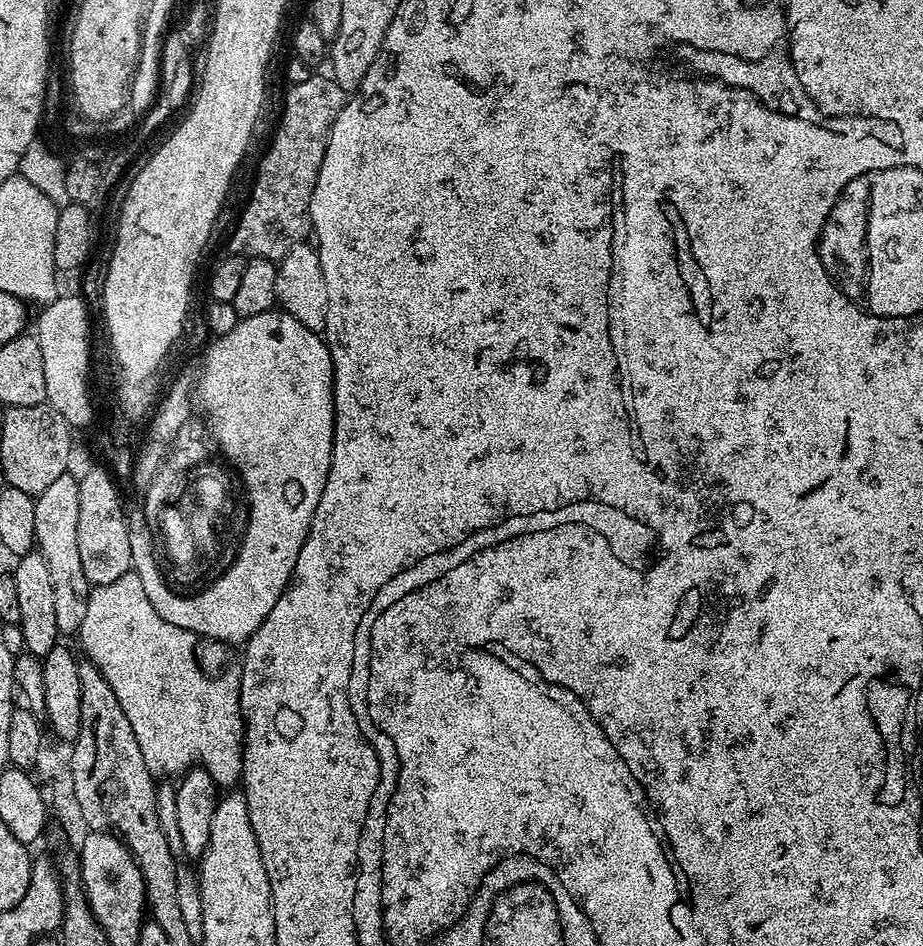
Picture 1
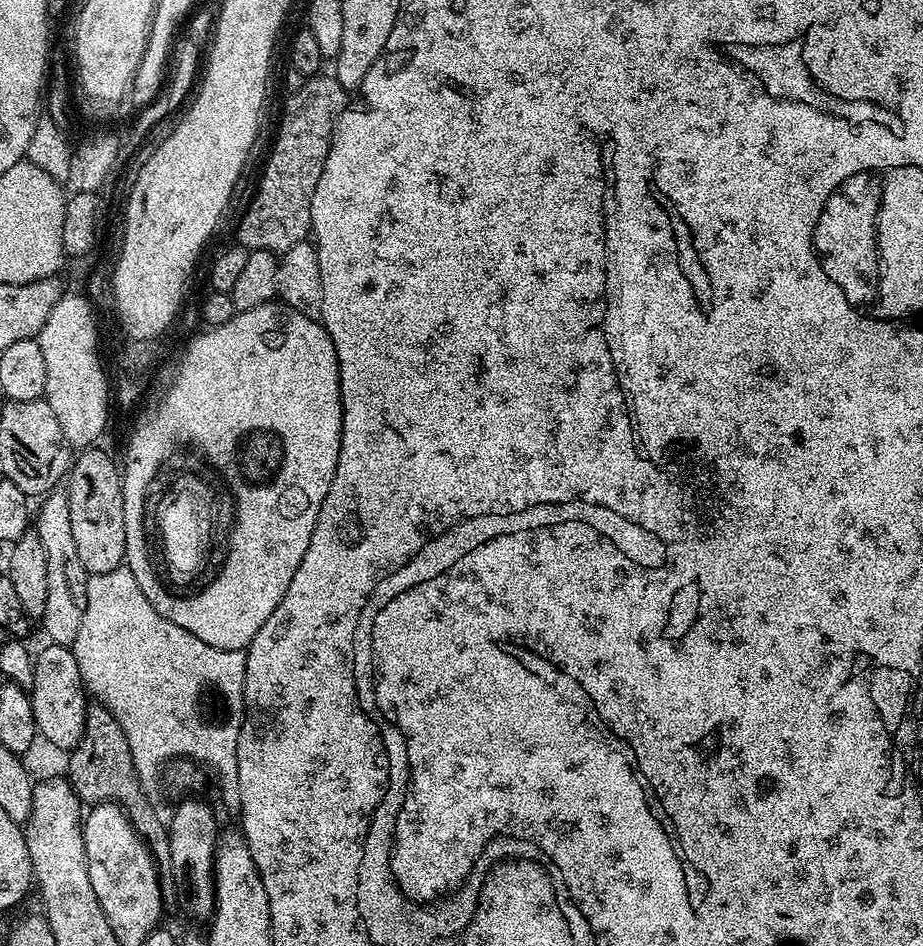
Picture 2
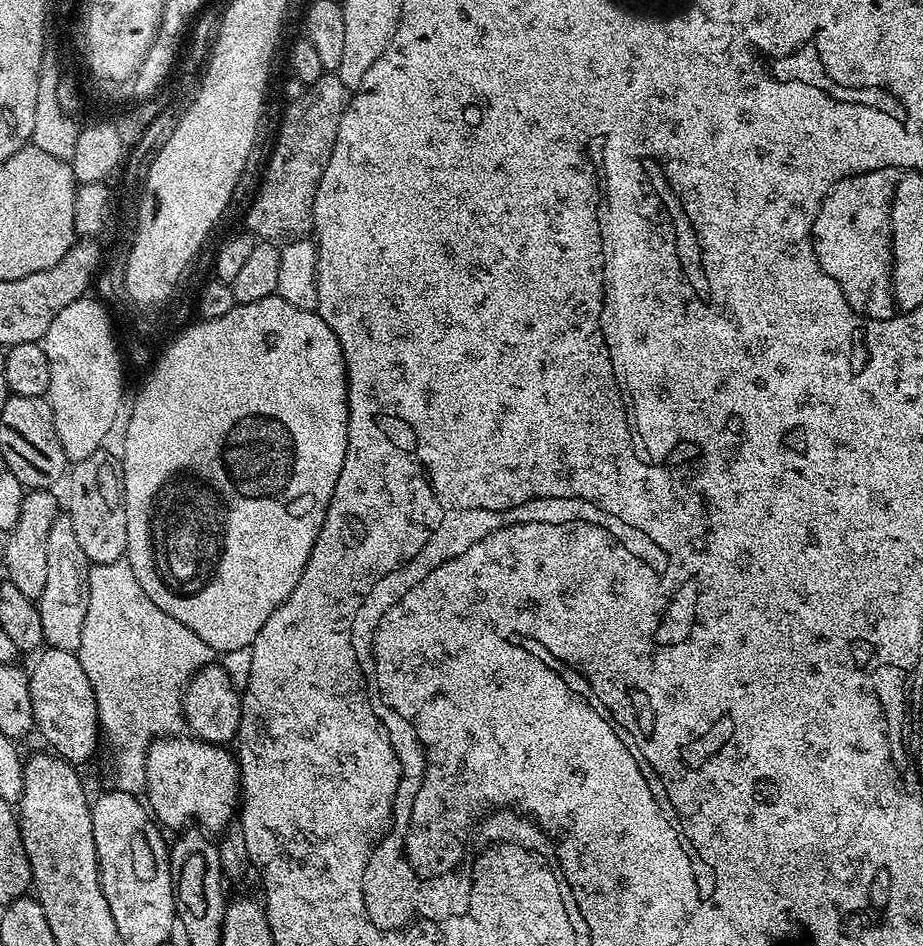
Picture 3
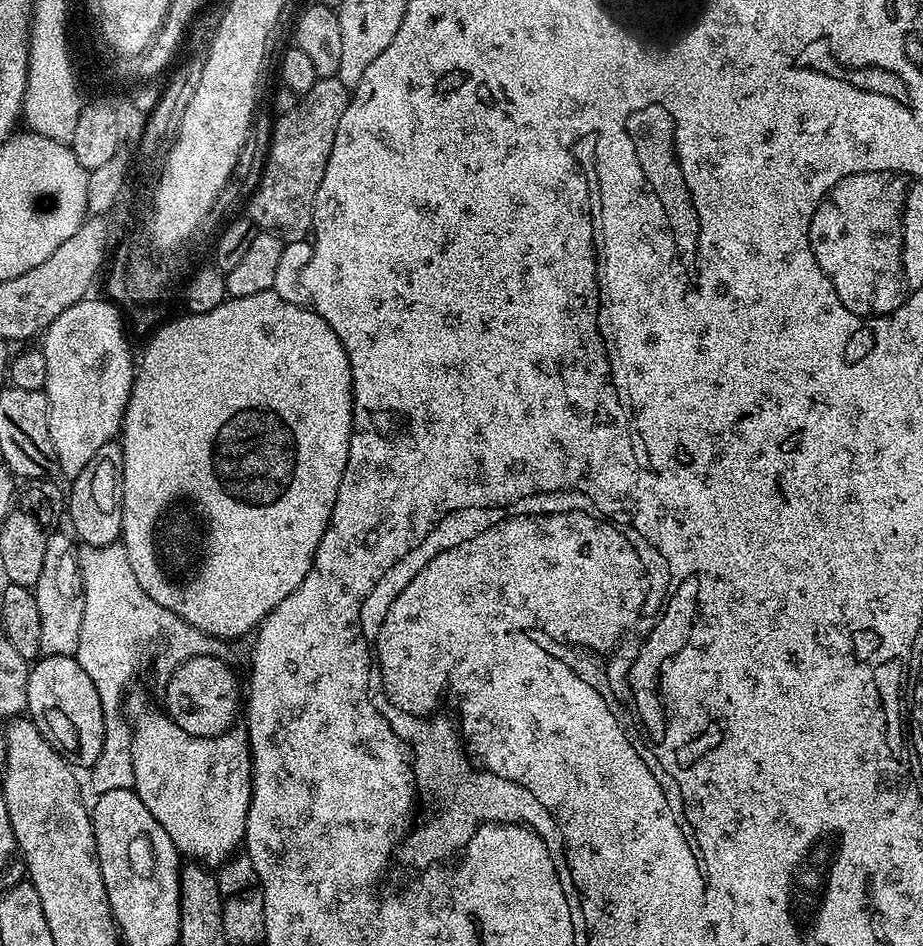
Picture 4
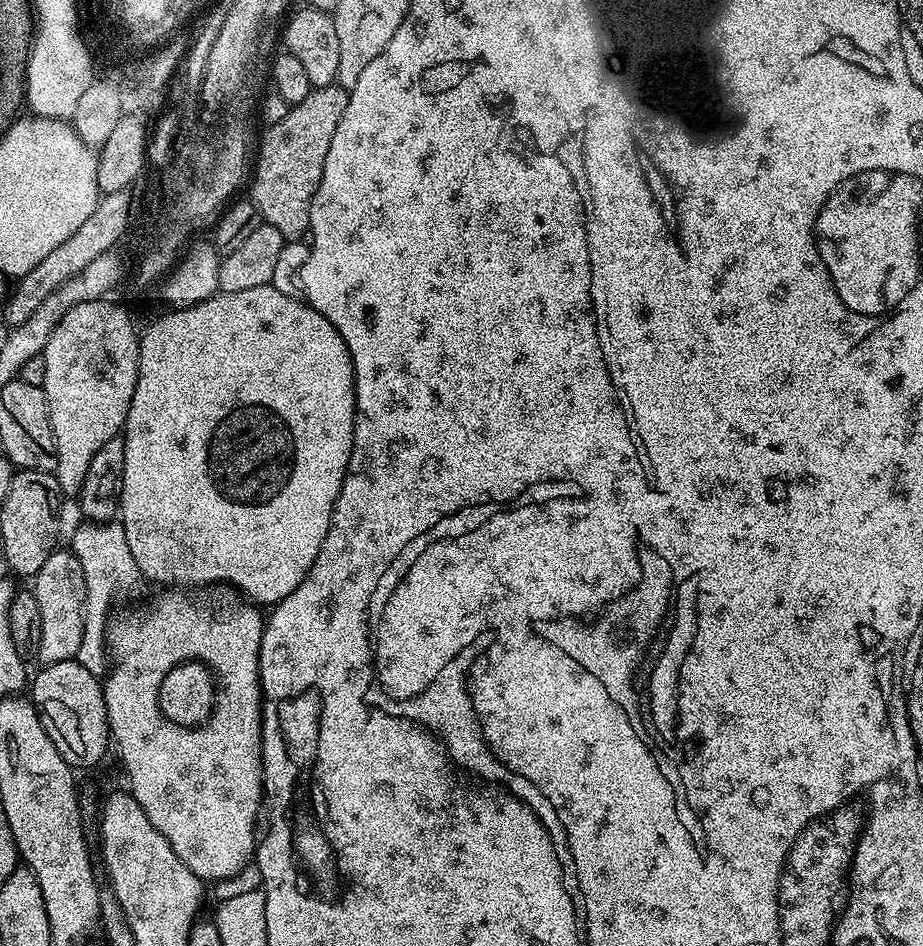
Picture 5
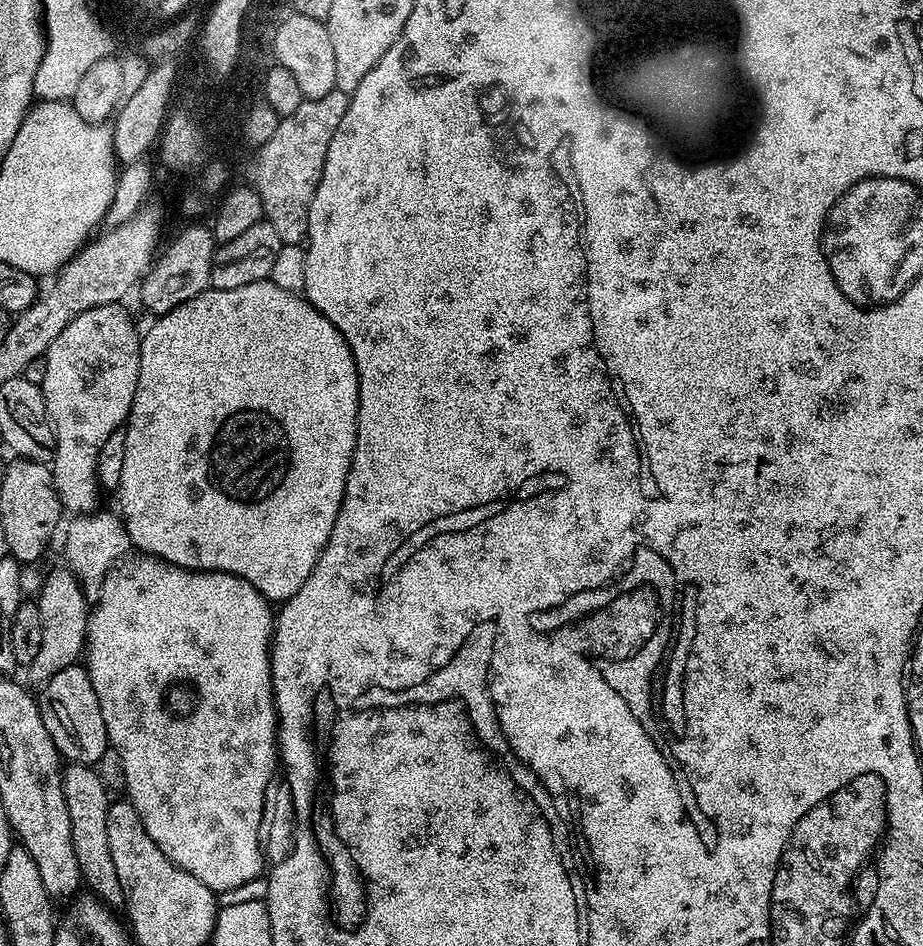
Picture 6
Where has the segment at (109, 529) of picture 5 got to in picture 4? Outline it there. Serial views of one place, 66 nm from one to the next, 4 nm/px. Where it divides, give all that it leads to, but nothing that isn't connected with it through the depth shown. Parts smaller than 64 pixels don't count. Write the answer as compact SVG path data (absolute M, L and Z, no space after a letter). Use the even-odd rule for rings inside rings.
M121 543L104 547L83 545L77 551L77 556L86 604L75 657L98 691L104 724L102 754L98 754L98 762L94 762L90 769L93 793L126 790L134 785L134 766L132 730L126 725L122 709L125 694L130 688L128 686L136 672L155 652L164 652L166 659L181 662L198 655L220 656L226 644L190 626L178 618L178 614L158 606L158 602L154 602L154 598L150 598L150 594L146 594L146 590L139 586Z

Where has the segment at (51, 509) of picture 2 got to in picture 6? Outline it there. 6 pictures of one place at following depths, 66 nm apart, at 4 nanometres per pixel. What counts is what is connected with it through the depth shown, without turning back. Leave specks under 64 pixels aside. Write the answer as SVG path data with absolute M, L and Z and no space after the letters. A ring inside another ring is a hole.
M60 566L45 578L44 585L40 588L40 596L35 597L35 602L42 614L42 642L38 646L34 662L26 666L29 680L27 683L43 686L50 682L50 678L54 678L54 674L58 674L58 670L66 670L66 666L81 659L88 638L90 601L84 596L83 586L71 569Z

